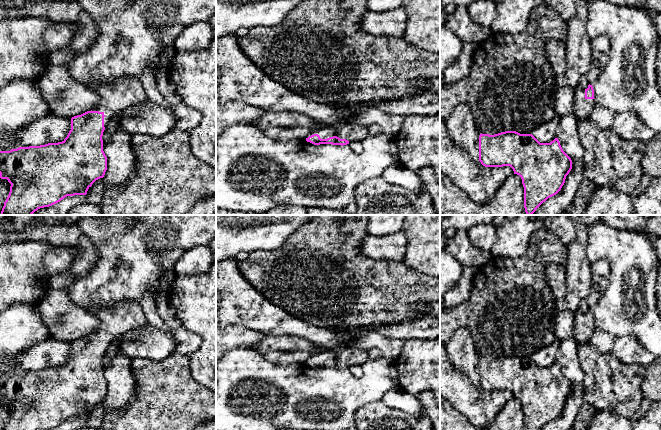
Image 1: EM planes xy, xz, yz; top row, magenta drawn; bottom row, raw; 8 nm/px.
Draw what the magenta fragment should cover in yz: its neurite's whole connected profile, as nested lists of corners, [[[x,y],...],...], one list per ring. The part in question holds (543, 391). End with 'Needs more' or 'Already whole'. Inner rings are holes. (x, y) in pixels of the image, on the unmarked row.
[[[505,355],[494,359],[480,358],[479,385],[485,391],[510,390],[522,403],[524,430],[540,430],[556,419],[572,393],[571,382],[563,375],[558,362],[550,367],[540,367],[532,358]]]. Already whole

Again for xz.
[[[344,346],[318,353],[313,359],[306,362],[306,365],[314,369],[332,368],[343,370],[352,366],[363,366],[368,359],[368,351]]]. Needs more

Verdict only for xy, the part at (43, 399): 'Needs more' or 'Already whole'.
Needs more

